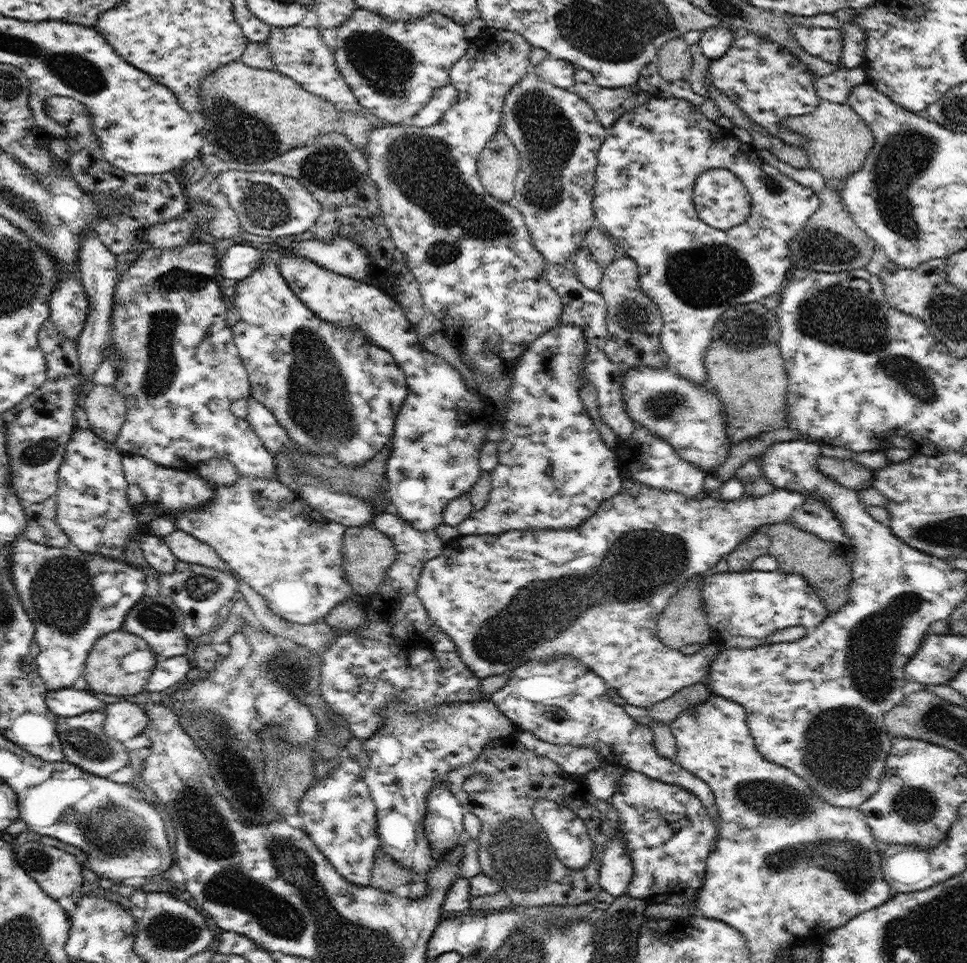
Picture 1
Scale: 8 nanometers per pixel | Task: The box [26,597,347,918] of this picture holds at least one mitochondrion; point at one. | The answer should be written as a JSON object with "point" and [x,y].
{"point":[199,834]}

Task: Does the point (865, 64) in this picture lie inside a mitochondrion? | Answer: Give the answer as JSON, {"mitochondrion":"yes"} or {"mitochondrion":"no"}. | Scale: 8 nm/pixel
{"mitochondrion":"no"}

